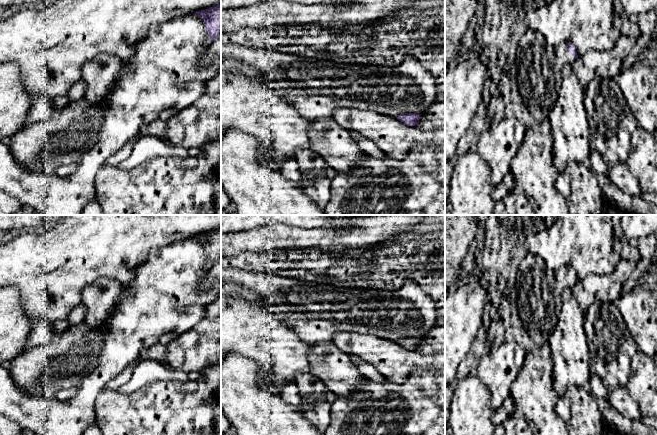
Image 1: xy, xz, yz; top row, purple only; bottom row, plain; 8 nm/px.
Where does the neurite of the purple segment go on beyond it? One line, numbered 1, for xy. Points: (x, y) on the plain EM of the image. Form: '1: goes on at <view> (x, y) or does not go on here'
1: does not go on here

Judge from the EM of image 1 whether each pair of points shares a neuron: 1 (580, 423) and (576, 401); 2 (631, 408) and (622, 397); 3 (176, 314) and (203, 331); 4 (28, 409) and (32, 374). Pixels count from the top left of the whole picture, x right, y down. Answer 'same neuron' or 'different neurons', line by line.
1: same neuron
2: same neuron
3: different neurons
4: different neurons

